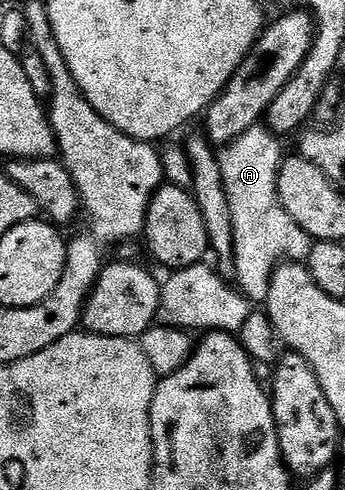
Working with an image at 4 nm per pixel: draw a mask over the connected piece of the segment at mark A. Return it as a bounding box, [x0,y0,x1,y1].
[219,125,314,305]

